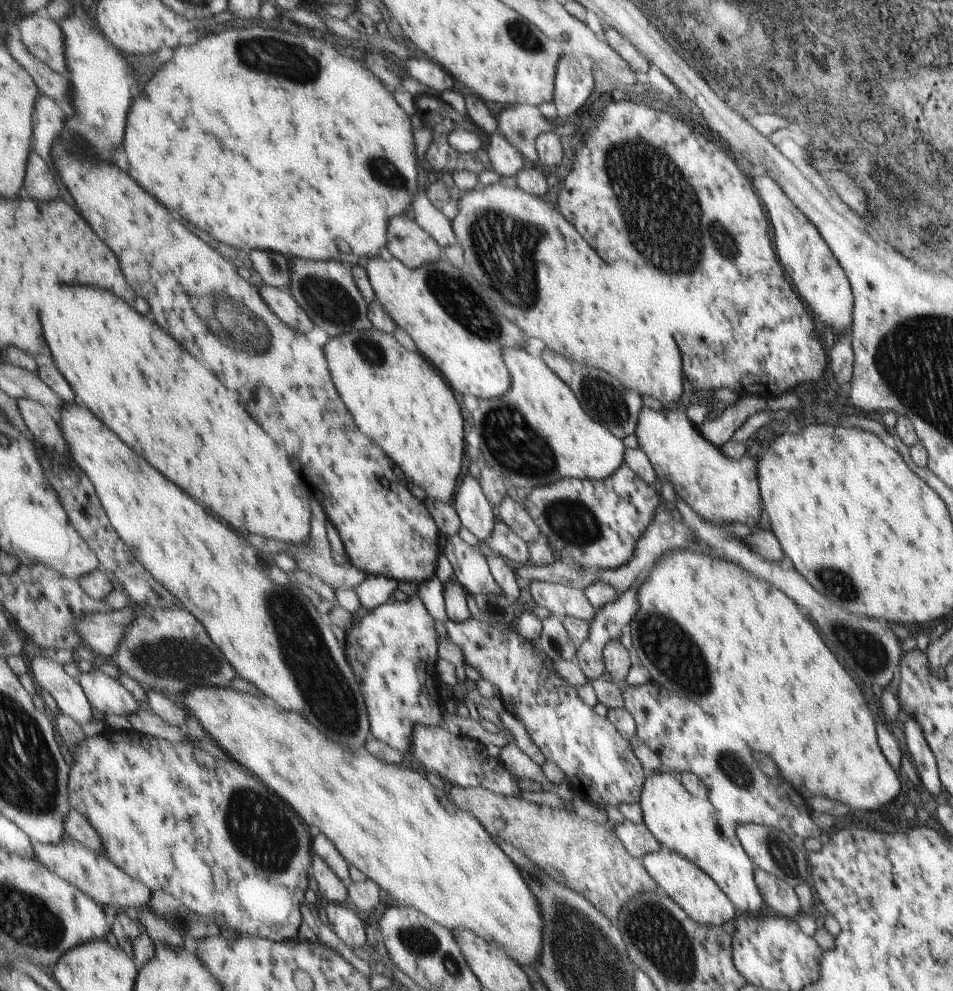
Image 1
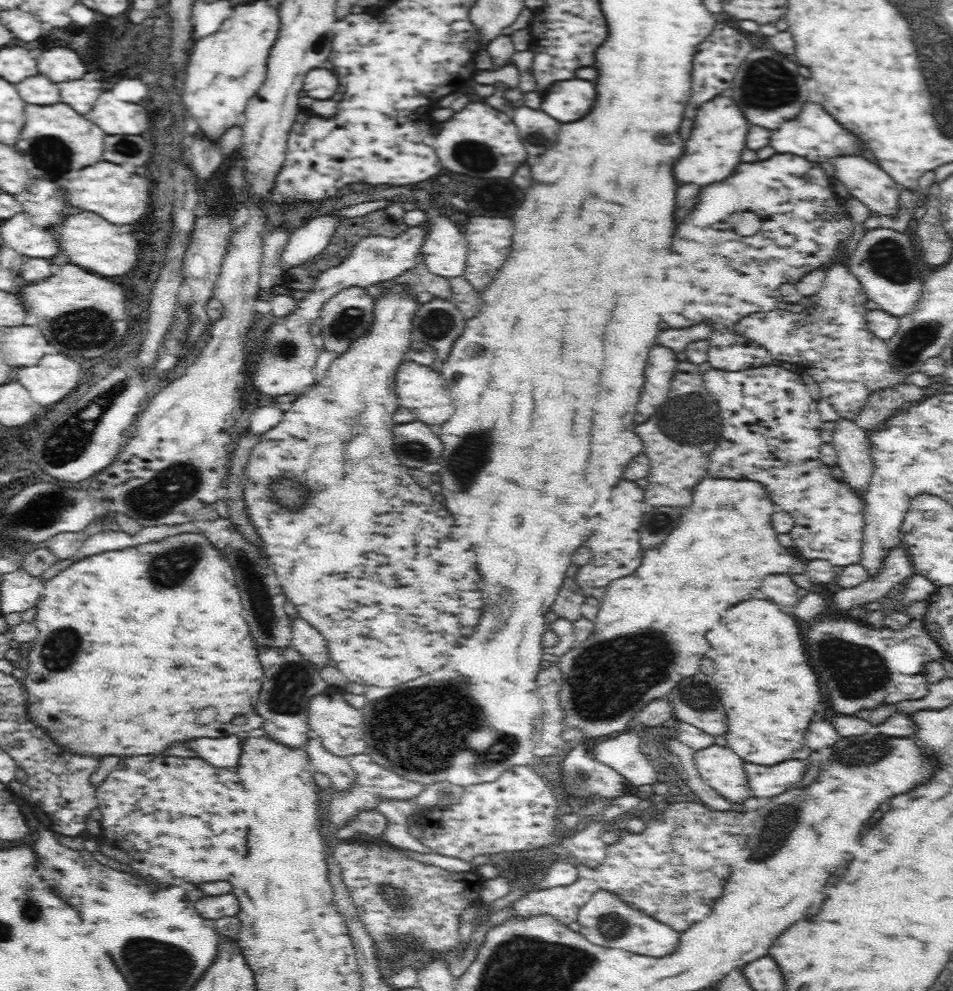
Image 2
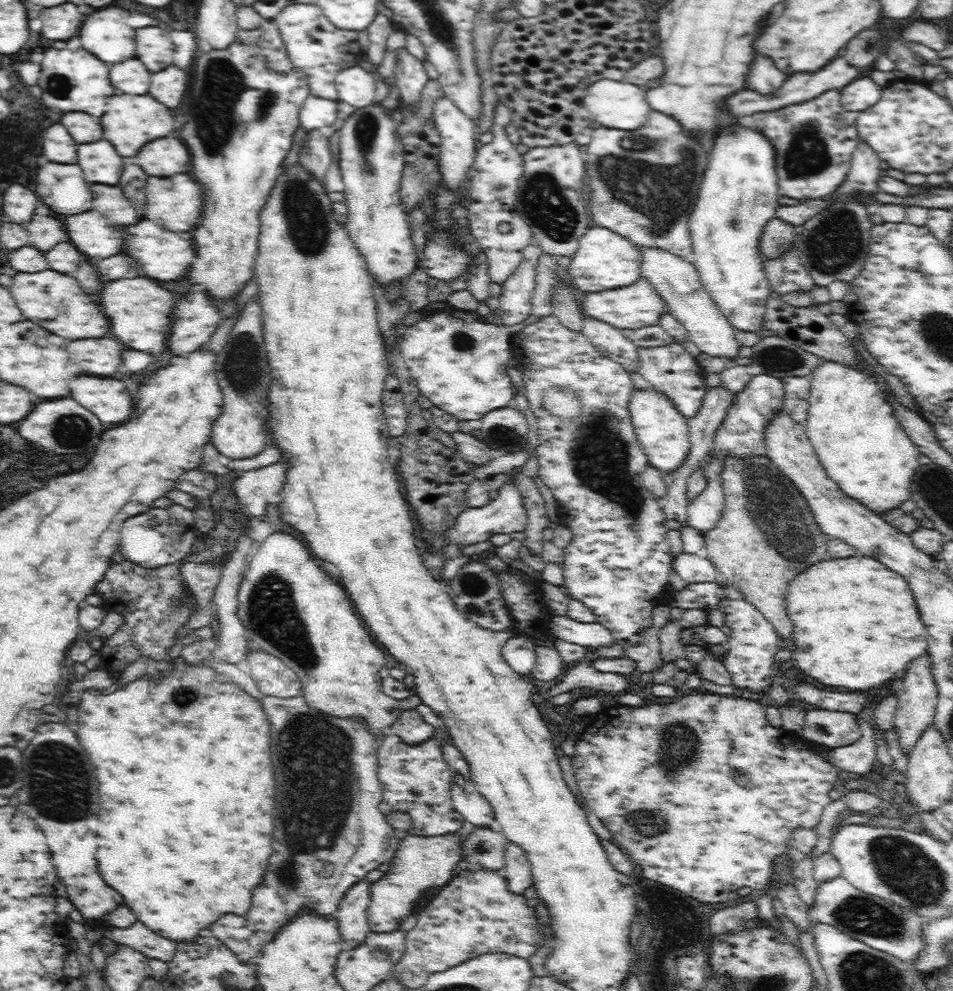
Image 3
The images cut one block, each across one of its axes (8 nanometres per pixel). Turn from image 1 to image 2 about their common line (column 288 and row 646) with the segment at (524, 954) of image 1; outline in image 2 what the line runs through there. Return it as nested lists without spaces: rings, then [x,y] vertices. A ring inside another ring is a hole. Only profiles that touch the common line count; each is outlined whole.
[[[746,600],[728,608],[722,624],[712,628],[706,638],[714,650],[714,680],[718,682],[720,702],[728,718],[728,732],[722,734],[728,749],[744,763],[759,766],[772,766],[792,758],[790,752],[802,746],[804,728],[822,704],[814,674],[806,664],[806,656],[802,656],[802,640],[798,640],[798,626],[792,616],[780,612],[768,600]]]

